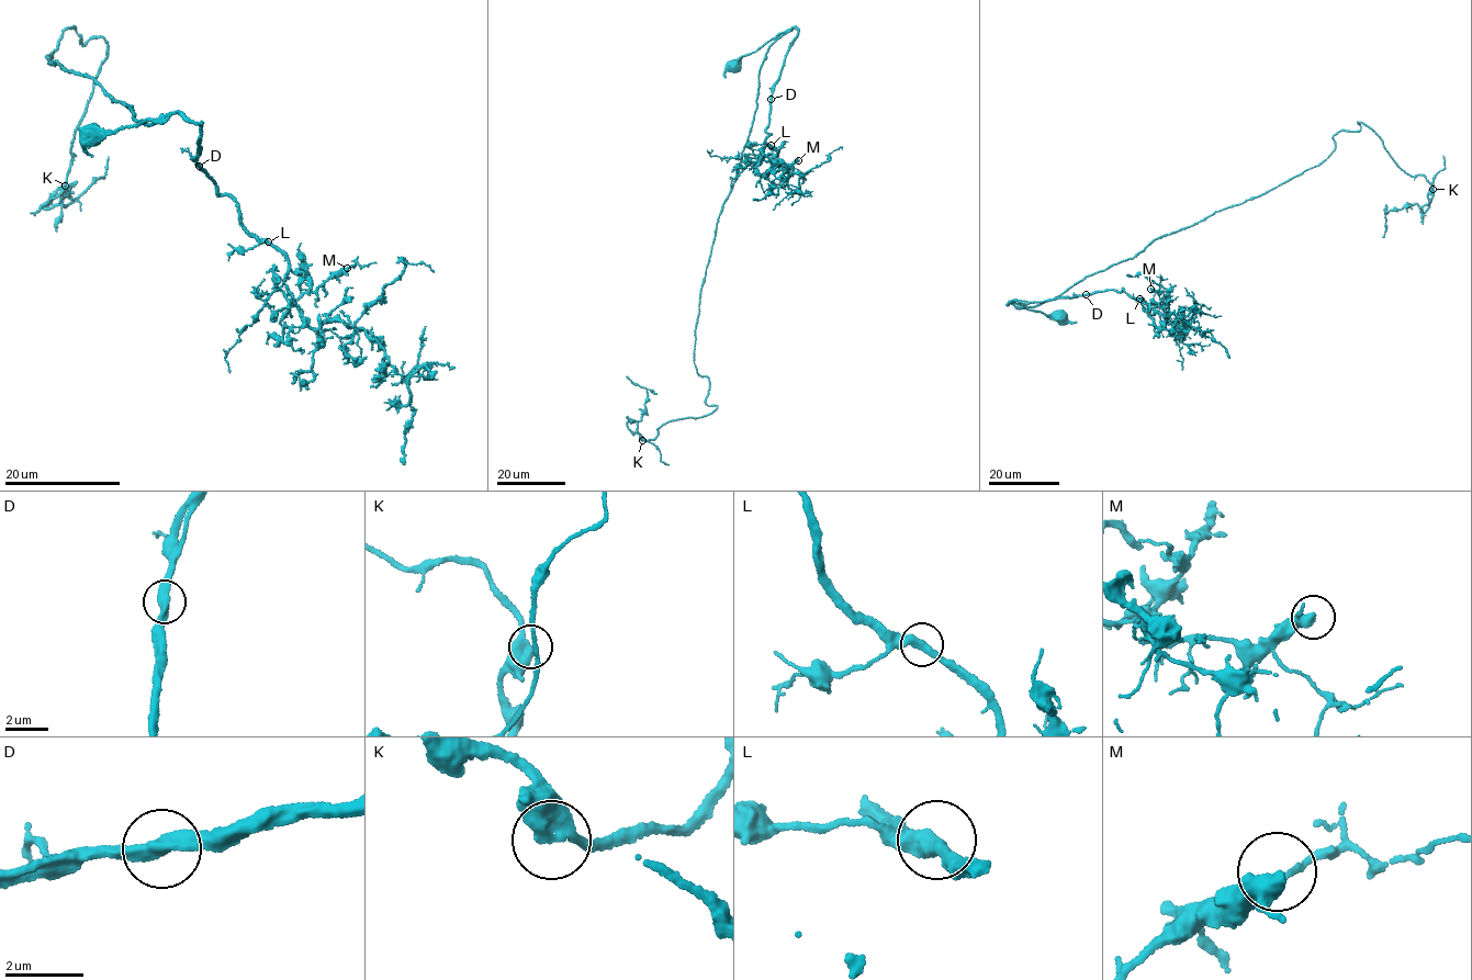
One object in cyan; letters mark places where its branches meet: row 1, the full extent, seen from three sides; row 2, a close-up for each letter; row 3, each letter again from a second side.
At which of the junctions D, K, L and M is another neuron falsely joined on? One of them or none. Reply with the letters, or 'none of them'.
none of them

